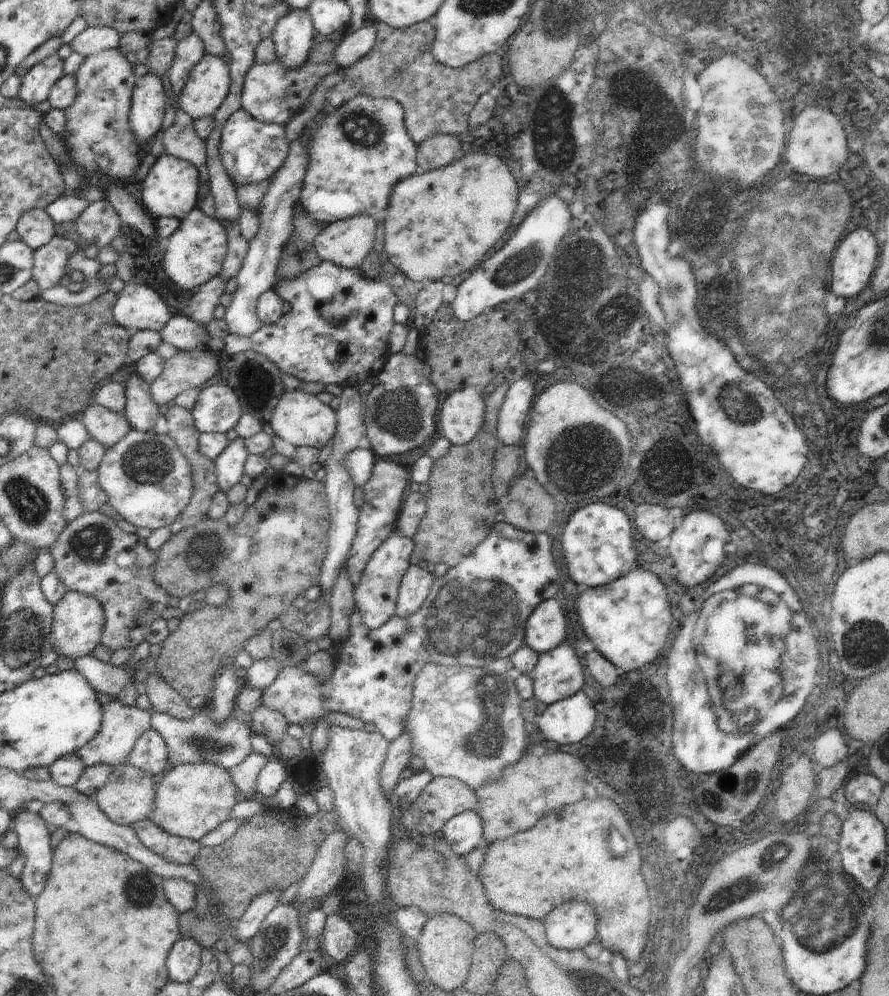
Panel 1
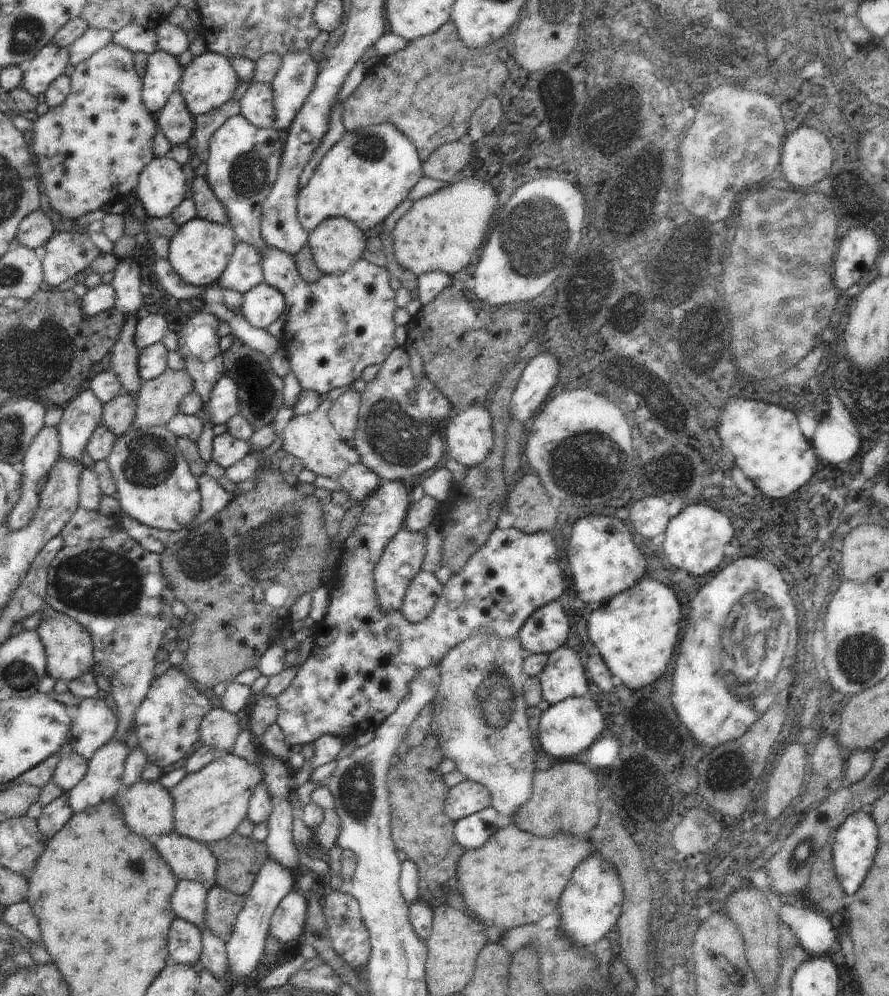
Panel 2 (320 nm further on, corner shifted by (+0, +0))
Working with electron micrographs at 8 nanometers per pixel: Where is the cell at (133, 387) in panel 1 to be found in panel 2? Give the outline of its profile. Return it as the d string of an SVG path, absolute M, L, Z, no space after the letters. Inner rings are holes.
M135 314L126 315L125 323L110 351L110 369L120 379L123 388L121 393L135 397L143 384L138 366L140 352L135 343L135 328L140 317Z

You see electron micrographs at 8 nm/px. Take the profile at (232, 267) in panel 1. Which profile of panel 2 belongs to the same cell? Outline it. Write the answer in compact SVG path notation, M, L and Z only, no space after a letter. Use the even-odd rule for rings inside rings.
M196 176L193 182L192 194L190 197L195 202L197 216L200 219L209 219L218 224L229 222L226 209L215 197L209 182L203 176Z

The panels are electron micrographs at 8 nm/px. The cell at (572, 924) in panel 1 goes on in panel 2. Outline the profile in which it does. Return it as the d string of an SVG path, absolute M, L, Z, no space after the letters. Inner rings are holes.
M598 852L588 855L575 869L572 878L566 884L559 900L560 927L565 928L565 933L579 946L592 948L600 939L604 938L614 925L617 924L621 910L623 909L622 882L618 871L612 863L609 863Z

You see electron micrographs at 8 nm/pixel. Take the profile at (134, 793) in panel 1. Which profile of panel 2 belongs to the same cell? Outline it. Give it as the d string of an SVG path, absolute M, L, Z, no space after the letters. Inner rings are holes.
M140 779L116 796L132 832L155 840L173 832L174 799L162 782Z

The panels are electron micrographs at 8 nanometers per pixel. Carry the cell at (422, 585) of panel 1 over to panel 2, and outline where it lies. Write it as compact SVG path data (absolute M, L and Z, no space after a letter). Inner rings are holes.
M420 571L410 582L403 598L401 613L411 623L421 623L432 612L443 585L435 574Z

